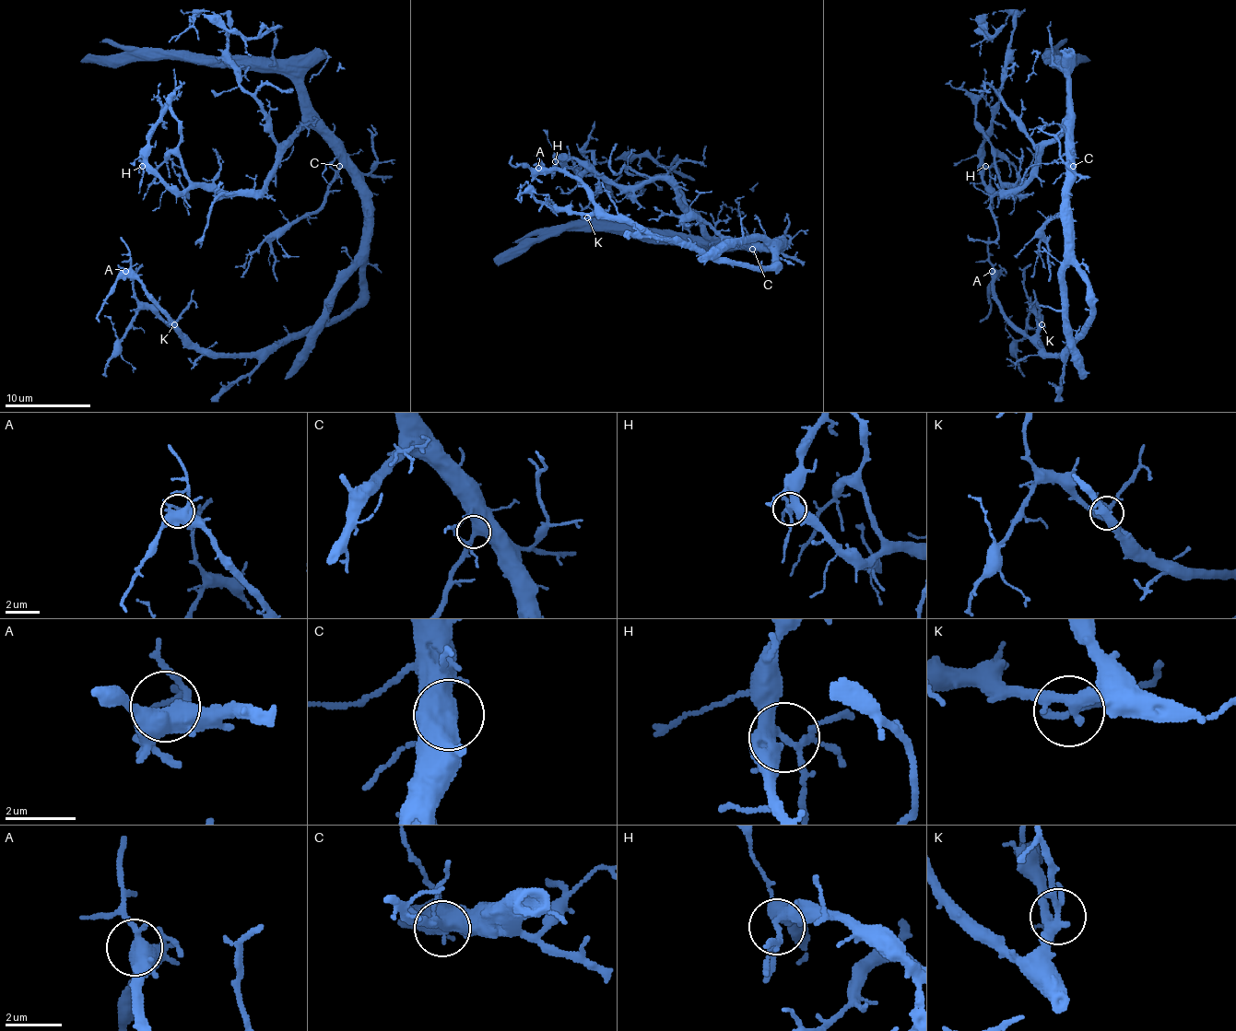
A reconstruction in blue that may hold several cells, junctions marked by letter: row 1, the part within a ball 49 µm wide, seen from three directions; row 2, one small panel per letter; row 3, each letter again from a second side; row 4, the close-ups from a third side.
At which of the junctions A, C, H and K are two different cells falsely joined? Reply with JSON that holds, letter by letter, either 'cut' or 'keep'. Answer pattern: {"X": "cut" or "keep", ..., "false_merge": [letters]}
{"A": "keep", "C": "keep", "H": "keep", "K": "keep", "false_merge": []}

